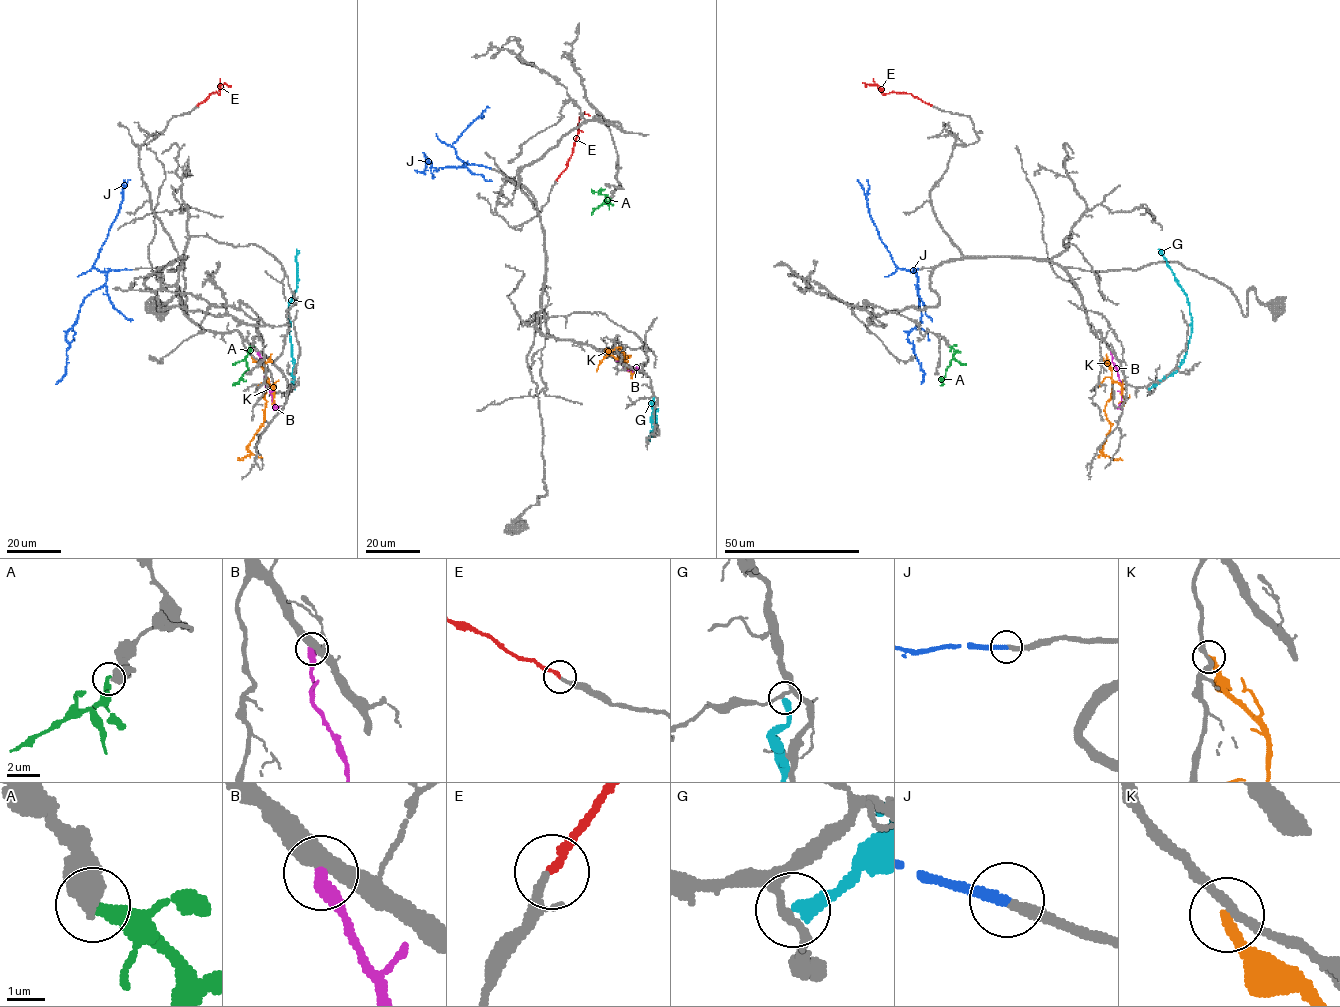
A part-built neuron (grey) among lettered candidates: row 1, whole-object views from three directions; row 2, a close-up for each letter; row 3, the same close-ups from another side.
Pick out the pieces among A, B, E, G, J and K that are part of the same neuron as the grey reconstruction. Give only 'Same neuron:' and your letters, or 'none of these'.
Same neuron: E, J

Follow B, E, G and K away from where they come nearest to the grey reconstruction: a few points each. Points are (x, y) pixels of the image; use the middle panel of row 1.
B: (617, 360), (622, 362), (624, 370), (639, 369)
E: (556, 180), (566, 168), (579, 131), (579, 118), (583, 114), (589, 116)
G: (653, 397), (653, 429), (647, 441), (655, 432), (655, 407)
K: (611, 351), (626, 361), (624, 353), (622, 359), (617, 359), (607, 351), (596, 371)

